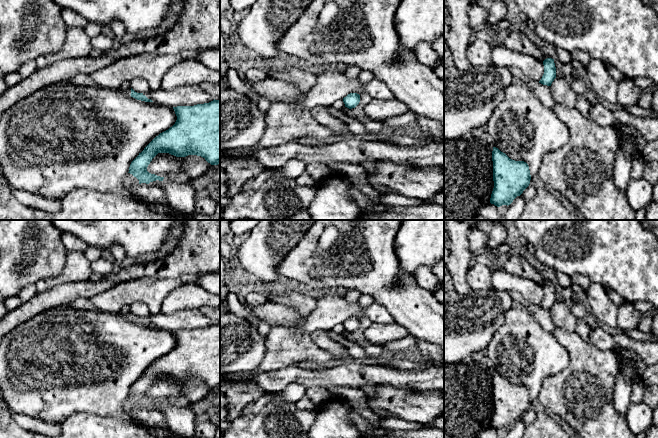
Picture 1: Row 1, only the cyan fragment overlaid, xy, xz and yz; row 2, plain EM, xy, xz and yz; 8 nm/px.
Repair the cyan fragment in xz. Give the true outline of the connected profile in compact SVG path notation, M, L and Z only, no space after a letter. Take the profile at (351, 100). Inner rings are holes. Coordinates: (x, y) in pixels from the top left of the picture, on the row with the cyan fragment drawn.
M350 93L343 98L345 107L352 109L355 108L360 102L360 95L357 93Z

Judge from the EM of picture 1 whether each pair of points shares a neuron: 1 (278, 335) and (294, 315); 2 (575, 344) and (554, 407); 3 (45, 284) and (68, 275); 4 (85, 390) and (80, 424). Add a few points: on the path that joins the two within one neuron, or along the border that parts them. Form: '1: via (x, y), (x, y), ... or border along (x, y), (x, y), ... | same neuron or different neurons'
1: border along (291, 325), (272, 325), (270, 327) | different neurons
2: via (575, 360), (568, 374), (569, 386), (564, 391) | same neuron
3: via (51, 282), (62, 278) | same neuron
4: border along (105, 415), (74, 412), (62, 423) | different neurons

